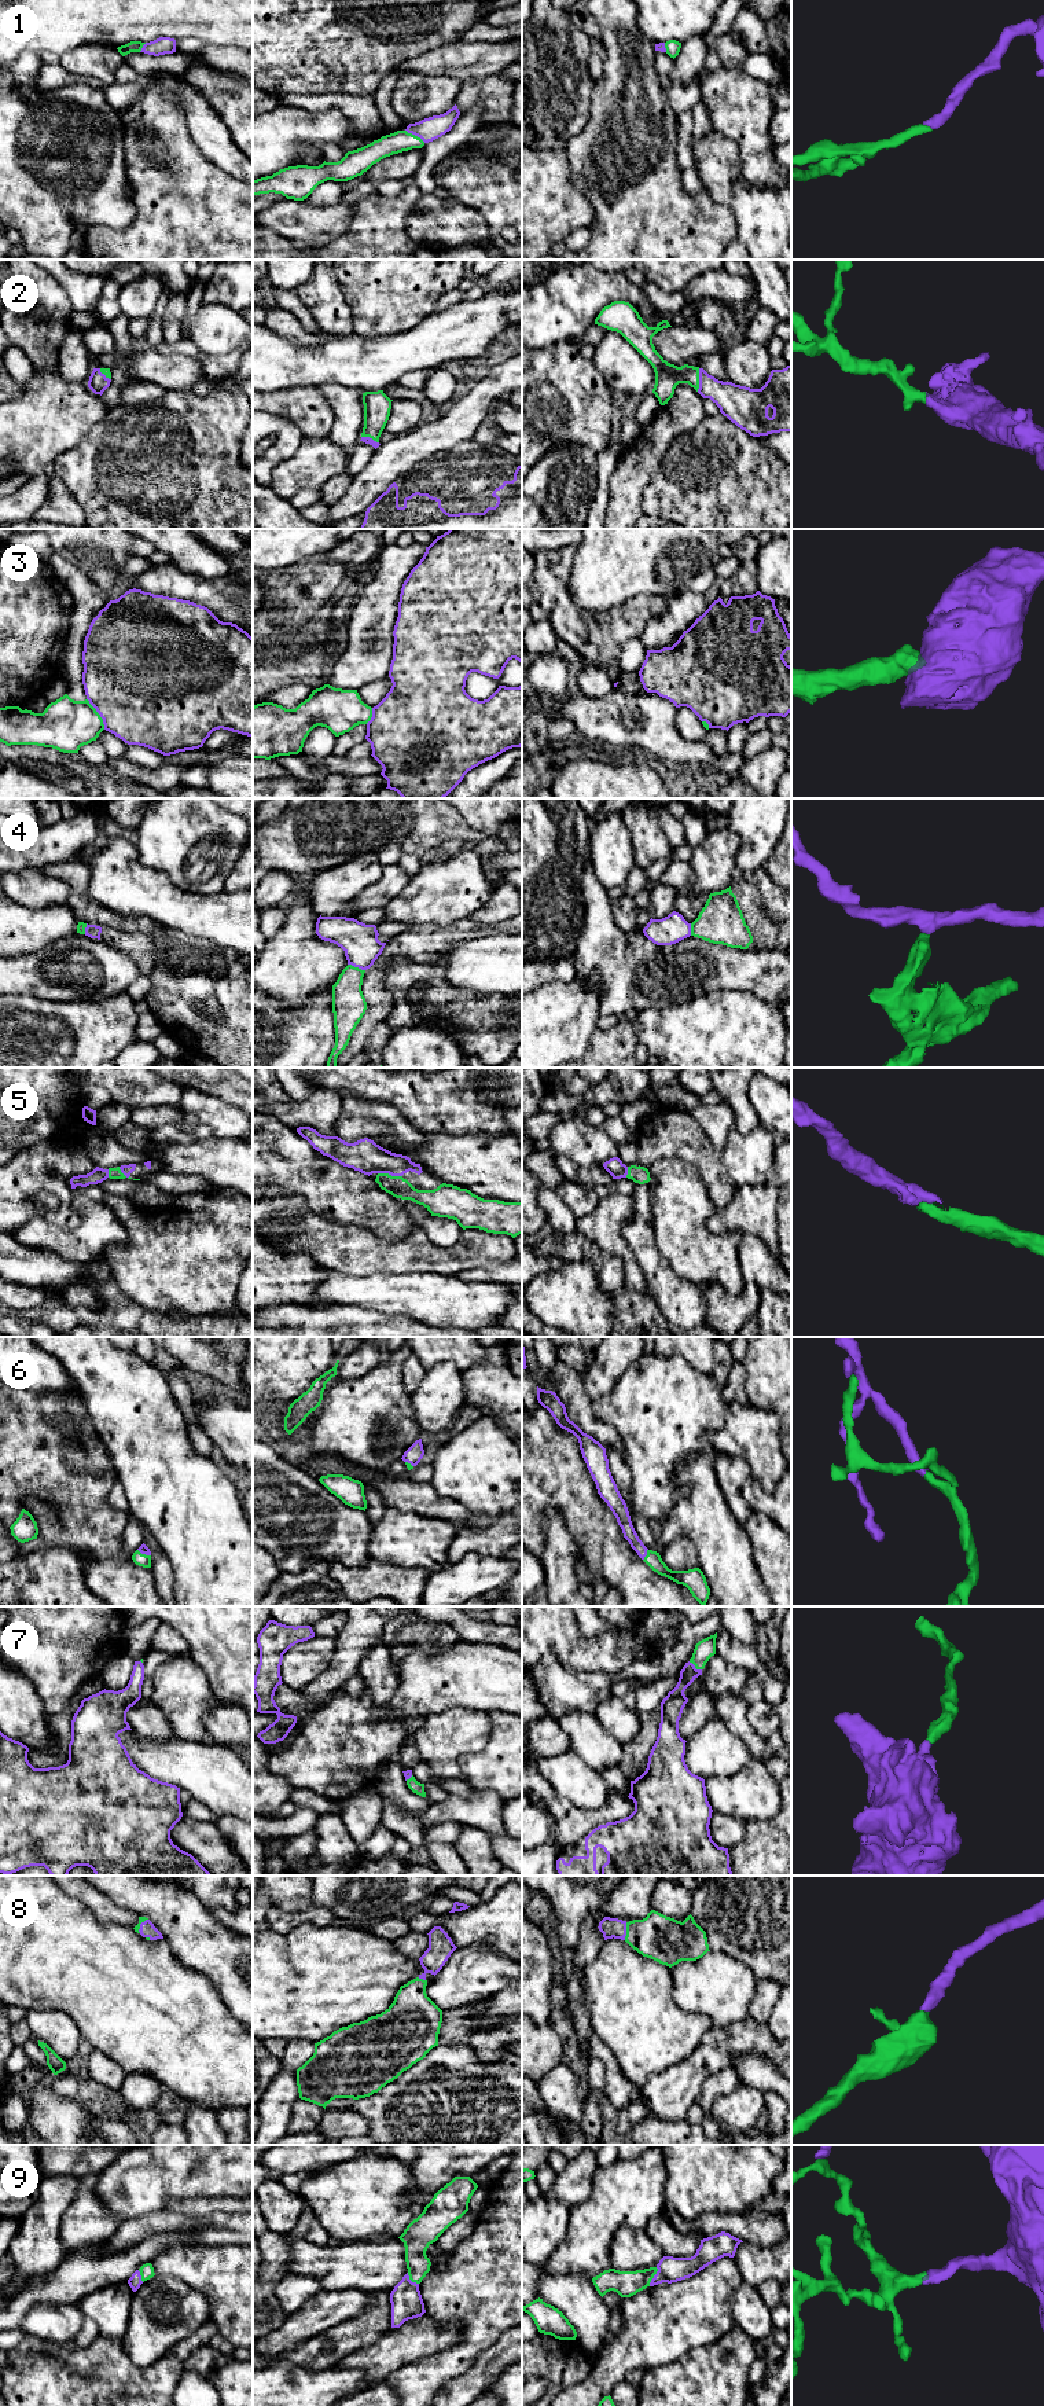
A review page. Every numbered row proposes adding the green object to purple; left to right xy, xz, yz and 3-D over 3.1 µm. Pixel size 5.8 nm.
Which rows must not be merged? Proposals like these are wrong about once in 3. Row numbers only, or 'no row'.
3, 4

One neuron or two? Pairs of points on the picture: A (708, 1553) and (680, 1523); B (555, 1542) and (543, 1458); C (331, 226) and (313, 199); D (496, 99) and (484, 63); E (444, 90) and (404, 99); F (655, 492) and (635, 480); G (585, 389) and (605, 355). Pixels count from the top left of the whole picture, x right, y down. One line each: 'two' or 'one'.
A: one
B: two
C: two
D: two
E: one
F: two
G: two

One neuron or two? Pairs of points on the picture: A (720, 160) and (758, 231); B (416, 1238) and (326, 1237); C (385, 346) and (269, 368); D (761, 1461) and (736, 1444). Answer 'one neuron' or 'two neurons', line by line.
A: one neuron
B: one neuron
C: one neuron
D: one neuron

